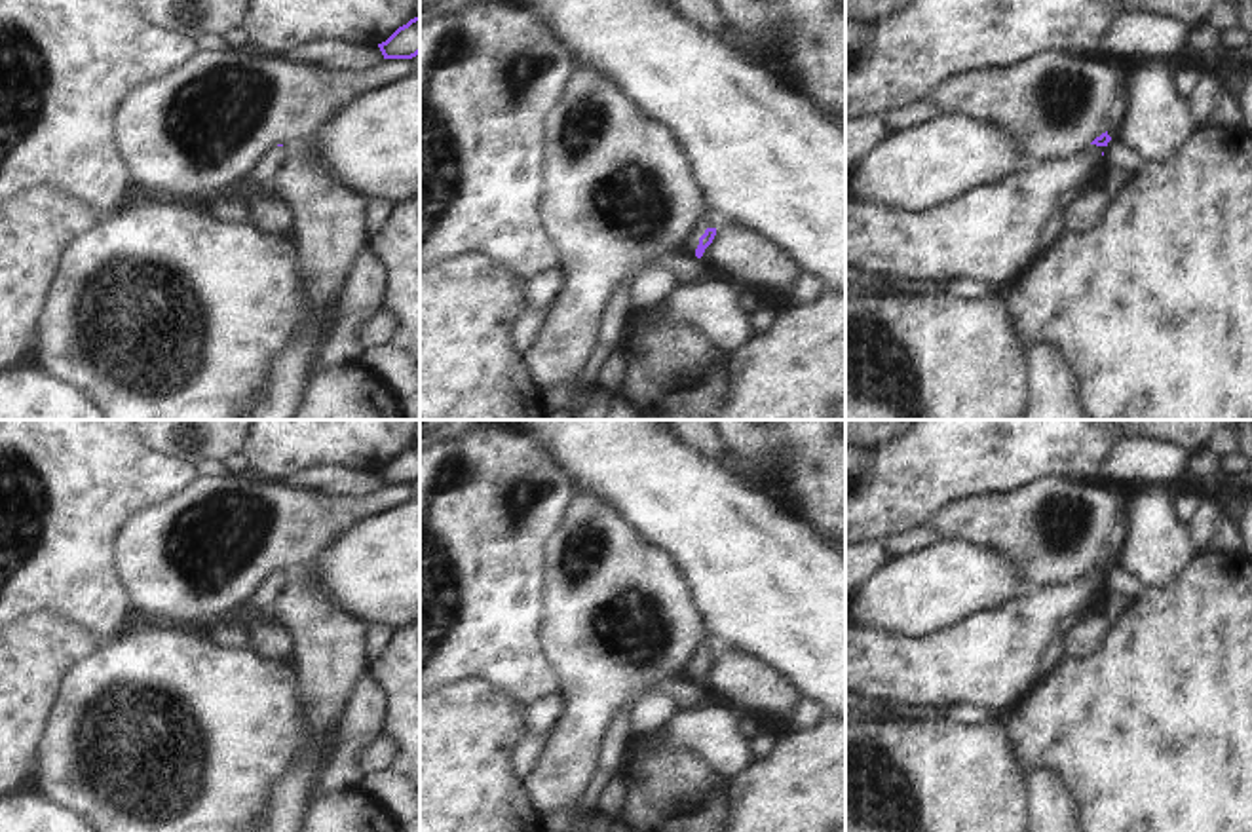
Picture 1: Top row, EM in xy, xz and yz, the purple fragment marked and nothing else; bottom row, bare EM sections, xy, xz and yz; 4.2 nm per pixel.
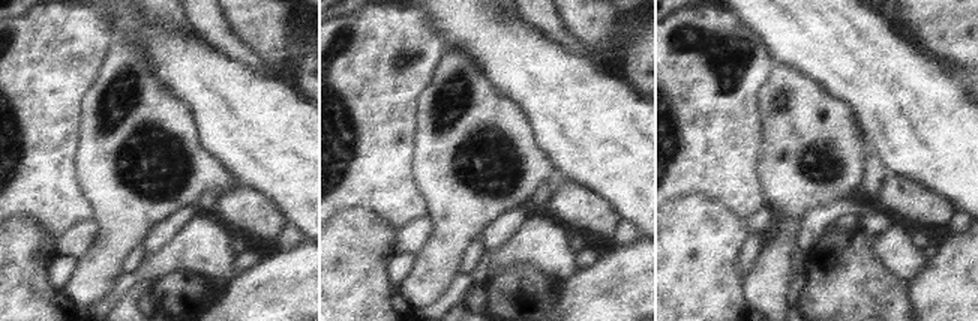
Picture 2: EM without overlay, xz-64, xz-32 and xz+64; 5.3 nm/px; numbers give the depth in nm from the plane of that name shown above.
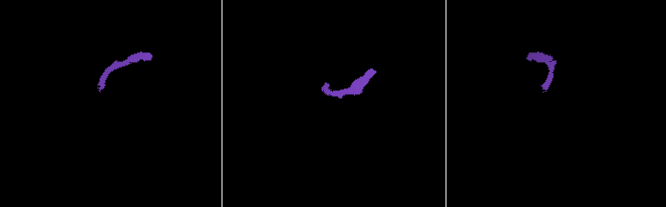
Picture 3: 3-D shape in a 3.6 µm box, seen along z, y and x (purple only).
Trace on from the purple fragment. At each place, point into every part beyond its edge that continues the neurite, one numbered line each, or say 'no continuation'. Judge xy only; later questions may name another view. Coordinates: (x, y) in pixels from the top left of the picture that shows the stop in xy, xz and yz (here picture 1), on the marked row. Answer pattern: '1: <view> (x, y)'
1: xy (263, 175)

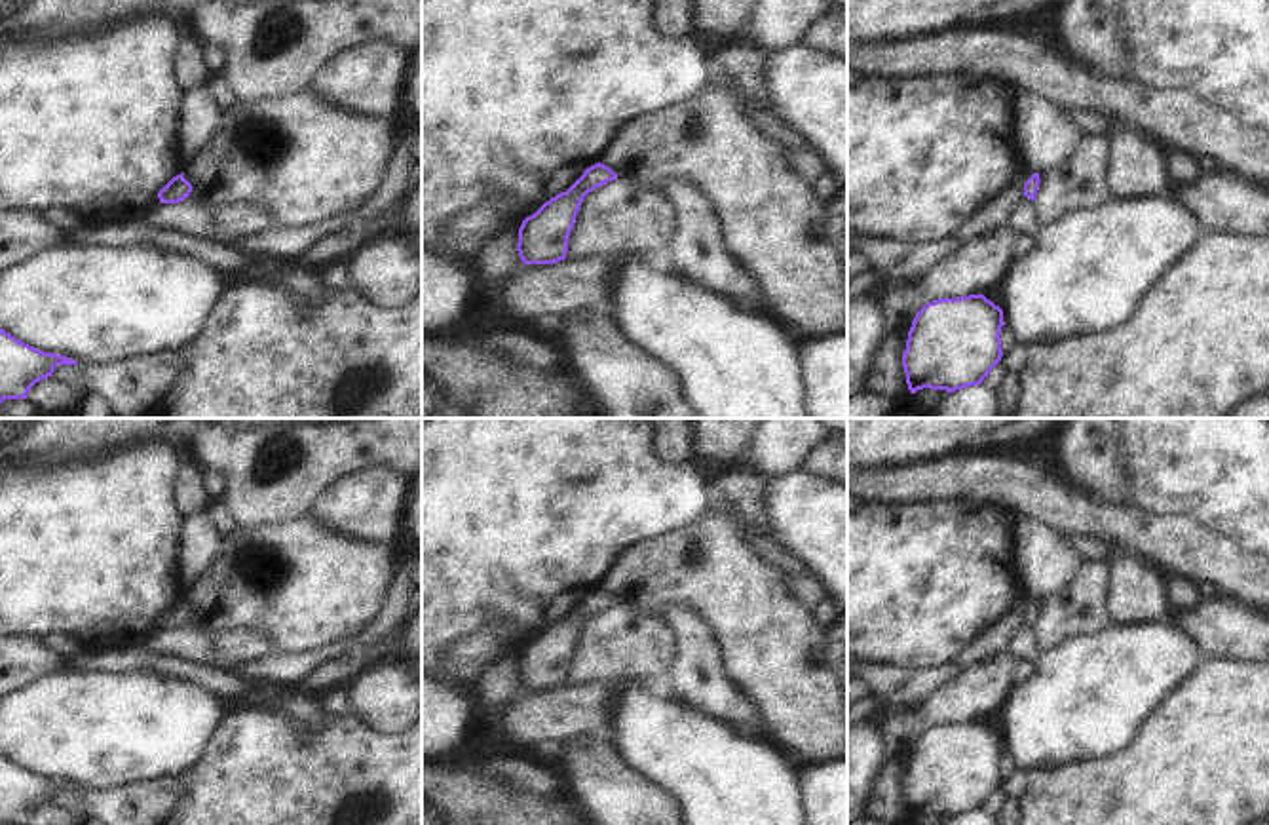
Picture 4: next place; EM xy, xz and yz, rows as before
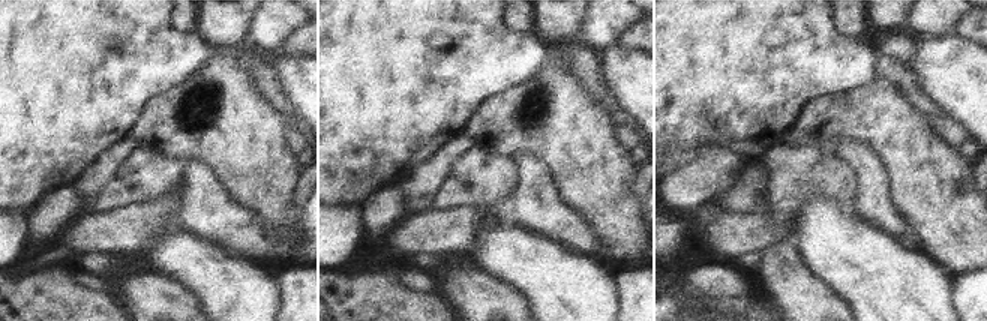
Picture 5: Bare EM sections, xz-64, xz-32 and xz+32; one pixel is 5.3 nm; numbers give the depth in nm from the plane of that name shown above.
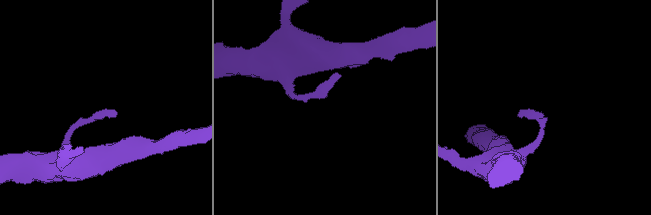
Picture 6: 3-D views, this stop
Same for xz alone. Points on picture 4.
no continuation

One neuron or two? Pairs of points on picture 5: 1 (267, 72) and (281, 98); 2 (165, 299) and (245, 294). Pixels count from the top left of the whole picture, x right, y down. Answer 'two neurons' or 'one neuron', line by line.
1: one neuron
2: two neurons

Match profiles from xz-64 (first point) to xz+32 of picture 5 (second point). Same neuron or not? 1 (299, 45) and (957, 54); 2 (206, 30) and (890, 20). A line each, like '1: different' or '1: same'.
1: different
2: same

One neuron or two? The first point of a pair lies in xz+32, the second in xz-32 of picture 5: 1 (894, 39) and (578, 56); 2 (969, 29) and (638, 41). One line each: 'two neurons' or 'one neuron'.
1: one neuron
2: one neuron

